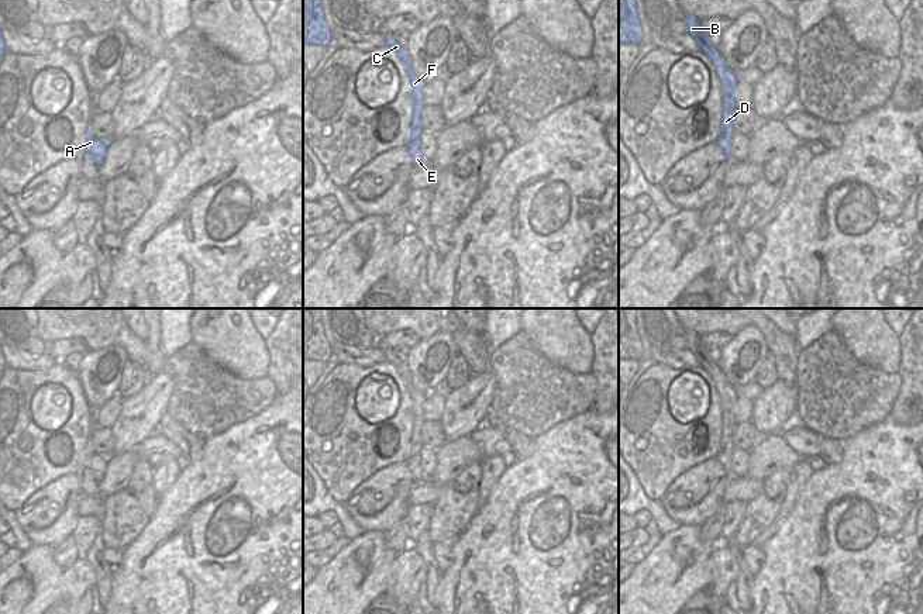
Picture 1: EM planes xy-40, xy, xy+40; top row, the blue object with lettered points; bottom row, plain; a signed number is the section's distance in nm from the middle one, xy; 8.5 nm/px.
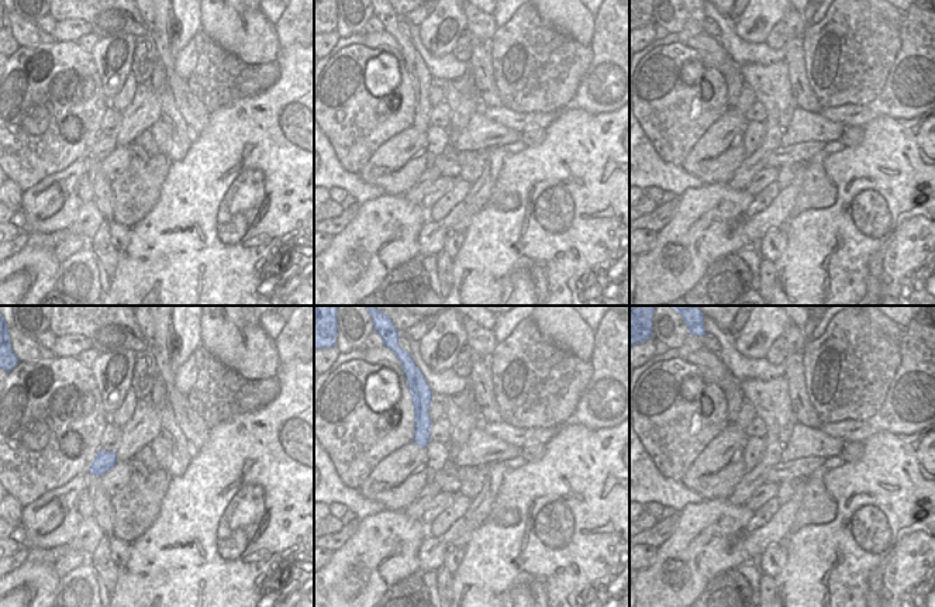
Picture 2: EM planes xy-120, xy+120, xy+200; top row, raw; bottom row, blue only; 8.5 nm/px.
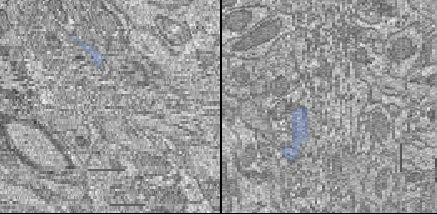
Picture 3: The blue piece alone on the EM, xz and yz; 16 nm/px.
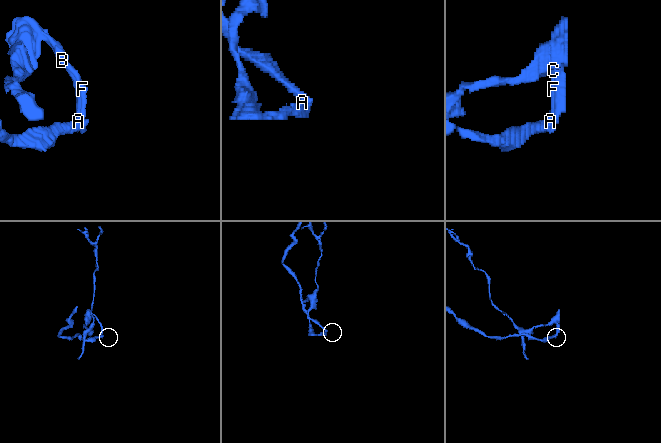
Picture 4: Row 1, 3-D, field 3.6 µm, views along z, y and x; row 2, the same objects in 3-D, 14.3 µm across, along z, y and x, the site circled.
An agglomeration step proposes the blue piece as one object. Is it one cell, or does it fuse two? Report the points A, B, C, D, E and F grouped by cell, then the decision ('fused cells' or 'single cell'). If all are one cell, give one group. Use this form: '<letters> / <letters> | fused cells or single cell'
A E / B C D F | fused cells

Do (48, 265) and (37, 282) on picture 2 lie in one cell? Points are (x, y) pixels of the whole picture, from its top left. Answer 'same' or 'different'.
same

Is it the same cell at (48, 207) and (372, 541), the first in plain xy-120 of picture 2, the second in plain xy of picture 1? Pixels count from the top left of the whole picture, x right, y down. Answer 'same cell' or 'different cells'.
different cells

